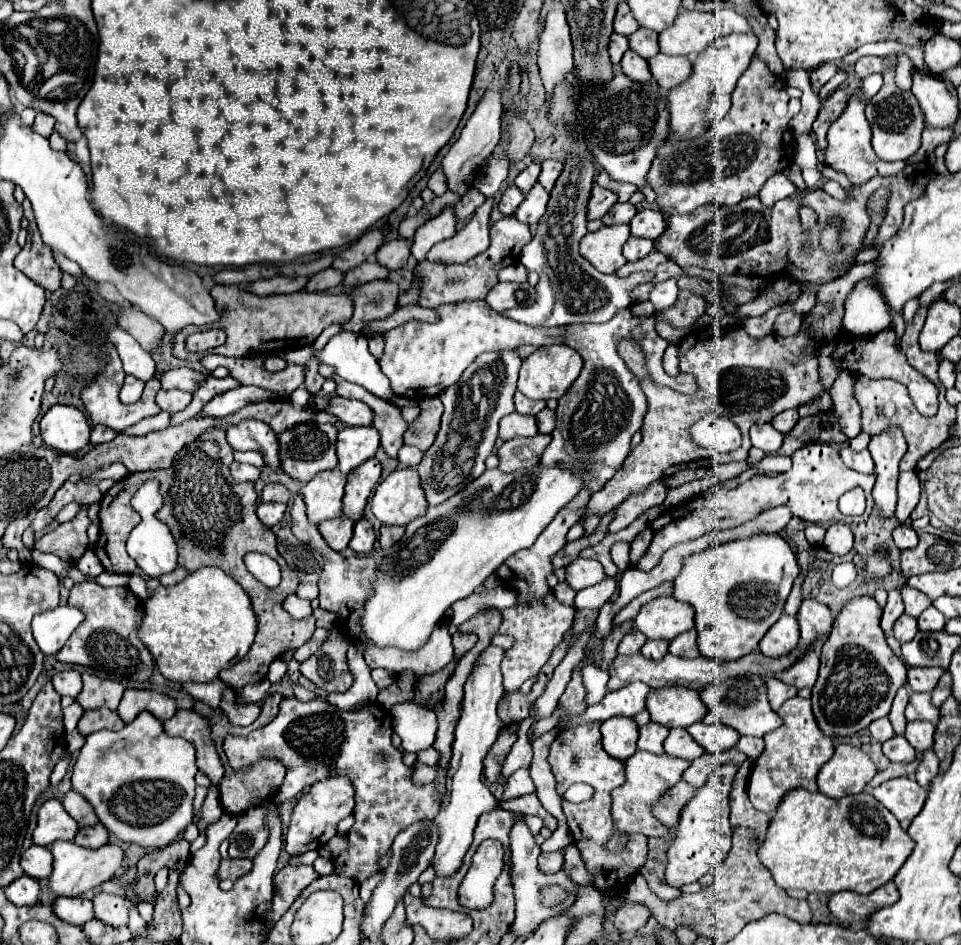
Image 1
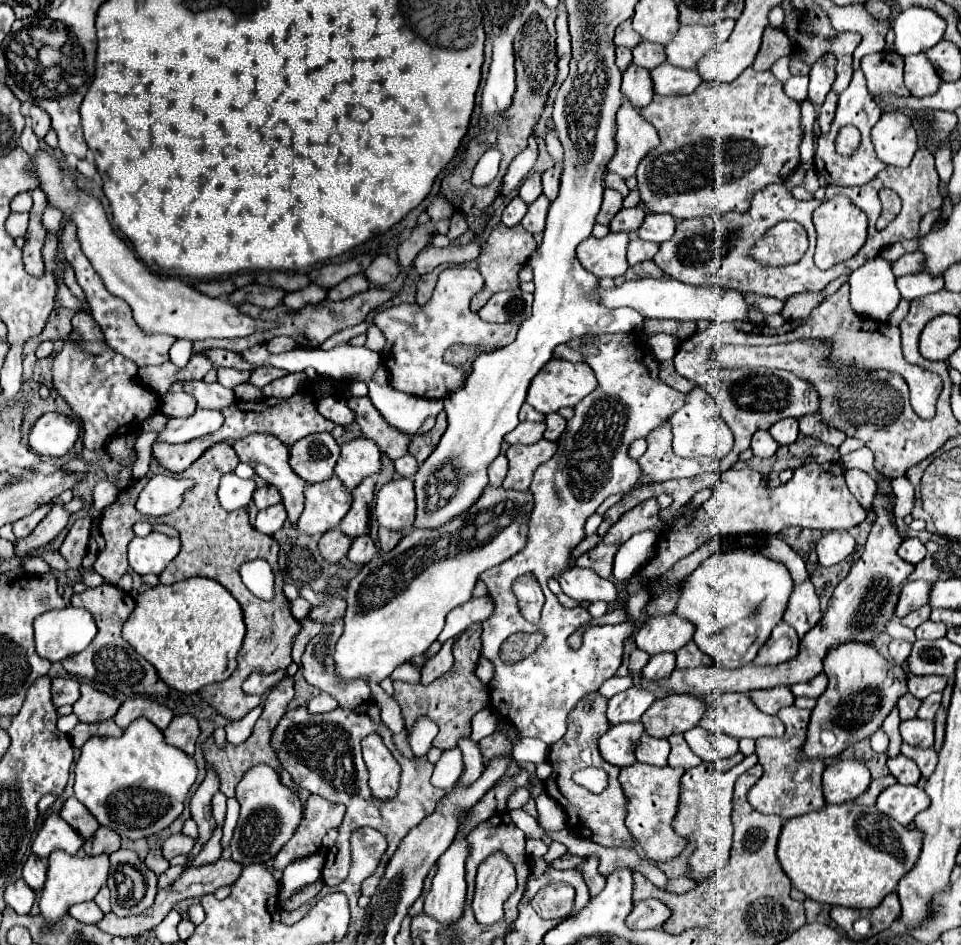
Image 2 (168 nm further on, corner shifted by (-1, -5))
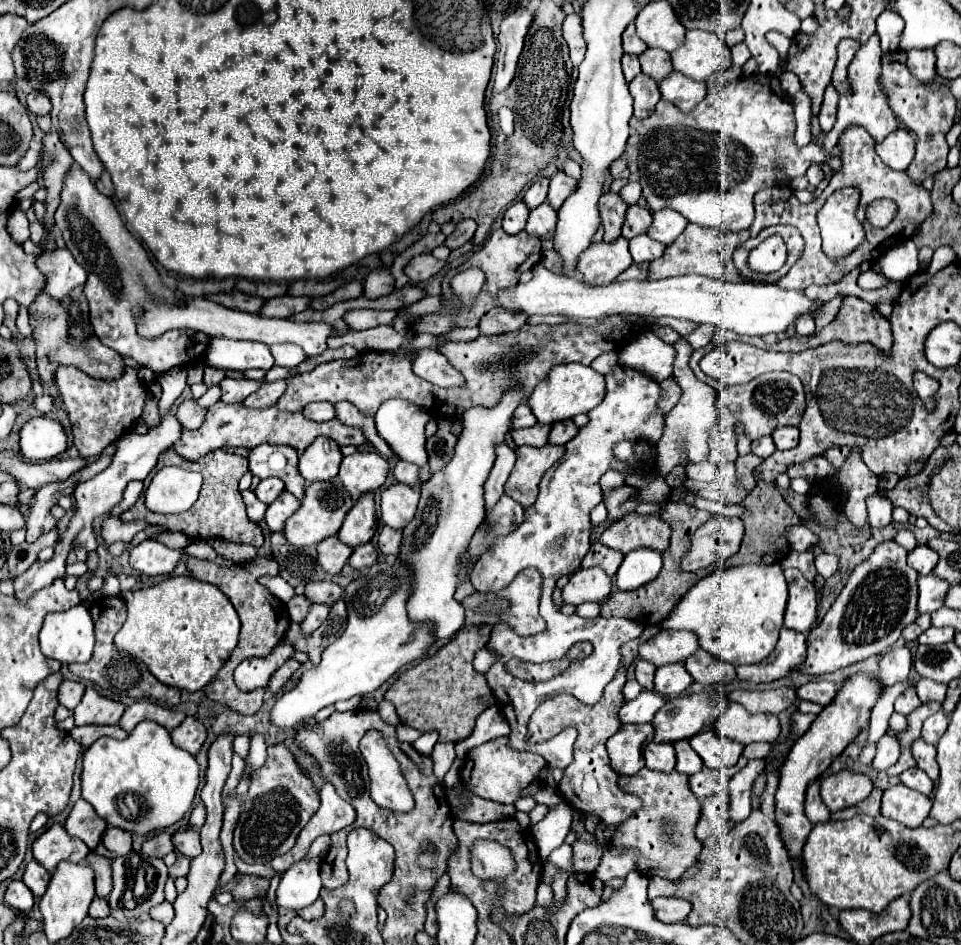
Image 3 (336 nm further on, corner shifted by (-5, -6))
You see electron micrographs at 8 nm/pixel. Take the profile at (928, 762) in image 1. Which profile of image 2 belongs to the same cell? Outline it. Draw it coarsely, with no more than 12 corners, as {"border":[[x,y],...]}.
{"border":[[903,743],[901,753],[919,765],[923,779],[937,767],[933,749],[911,749]]}

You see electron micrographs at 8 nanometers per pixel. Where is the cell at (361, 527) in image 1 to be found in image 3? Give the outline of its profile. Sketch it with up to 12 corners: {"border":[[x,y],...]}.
{"border":[[373,544],[353,548],[349,566],[369,568],[377,562]]}

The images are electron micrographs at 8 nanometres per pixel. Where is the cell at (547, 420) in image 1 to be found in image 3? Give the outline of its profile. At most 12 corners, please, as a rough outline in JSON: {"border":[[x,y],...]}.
{"border":[[573,420],[551,426],[549,444],[567,444],[577,436]]}

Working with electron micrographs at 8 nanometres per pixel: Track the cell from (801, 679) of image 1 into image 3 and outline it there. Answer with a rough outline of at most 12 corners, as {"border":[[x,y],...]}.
{"border":[[813,680],[797,690],[807,702],[829,706],[837,686],[827,680]]}

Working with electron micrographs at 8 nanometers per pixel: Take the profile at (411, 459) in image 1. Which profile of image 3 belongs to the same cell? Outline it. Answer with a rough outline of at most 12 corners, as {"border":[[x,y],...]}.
{"border":[[399,460],[393,474],[399,482],[415,486],[417,470]]}

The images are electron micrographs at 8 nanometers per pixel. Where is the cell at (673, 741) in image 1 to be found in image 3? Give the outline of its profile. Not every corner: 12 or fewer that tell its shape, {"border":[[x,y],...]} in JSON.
{"border":[[675,742],[677,766],[681,774],[695,774],[703,760],[689,742]]}

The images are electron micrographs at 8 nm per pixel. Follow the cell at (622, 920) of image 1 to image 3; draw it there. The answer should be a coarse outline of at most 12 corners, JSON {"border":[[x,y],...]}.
{"border":[[655,898],[661,922],[683,922],[691,904],[683,898]]}

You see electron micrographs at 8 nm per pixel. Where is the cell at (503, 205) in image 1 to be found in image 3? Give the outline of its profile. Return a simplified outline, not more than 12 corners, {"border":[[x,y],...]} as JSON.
{"border":[[515,202],[503,216],[503,230],[517,234],[525,230],[529,208]]}

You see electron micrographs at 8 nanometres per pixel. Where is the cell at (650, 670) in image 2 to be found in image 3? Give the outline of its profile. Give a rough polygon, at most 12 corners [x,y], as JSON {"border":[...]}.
{"border":[[683,664],[659,666],[655,692],[669,698],[685,692],[693,678]]}

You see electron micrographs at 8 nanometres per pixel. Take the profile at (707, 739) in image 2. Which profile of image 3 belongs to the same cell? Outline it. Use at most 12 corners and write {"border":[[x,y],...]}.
{"border":[[713,730],[689,744],[713,770],[735,766],[743,744],[719,738]]}

